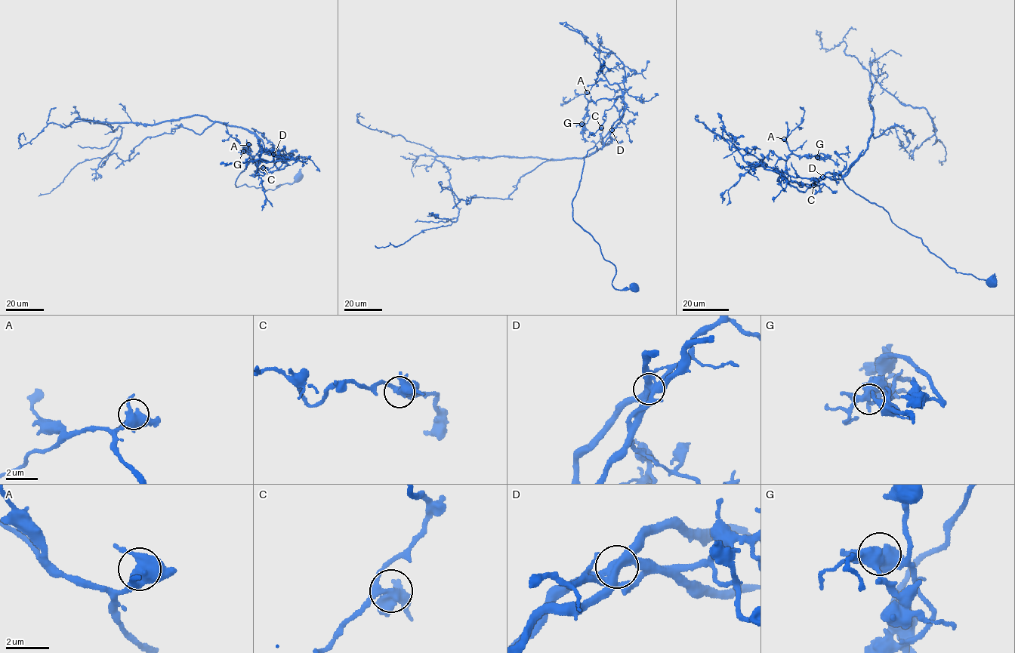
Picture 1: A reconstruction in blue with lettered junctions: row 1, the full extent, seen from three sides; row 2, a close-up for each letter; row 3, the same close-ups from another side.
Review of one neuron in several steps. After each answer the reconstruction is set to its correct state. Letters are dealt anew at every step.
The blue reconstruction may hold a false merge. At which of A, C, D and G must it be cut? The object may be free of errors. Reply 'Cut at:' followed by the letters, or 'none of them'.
Cut at: D

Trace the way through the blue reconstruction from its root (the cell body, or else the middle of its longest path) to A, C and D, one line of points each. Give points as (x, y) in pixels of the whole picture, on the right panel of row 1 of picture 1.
A: (991, 280), (947, 266), (849, 189), (847, 172), (808, 186), (777, 180), (791, 153), (784, 139)
C: (991, 280), (947, 266), (849, 189), (847, 172), (790, 176), (814, 185)
D: (991, 280), (991, 286), (947, 266), (884, 209), (849, 189), (841, 176), (847, 172), (822, 177)

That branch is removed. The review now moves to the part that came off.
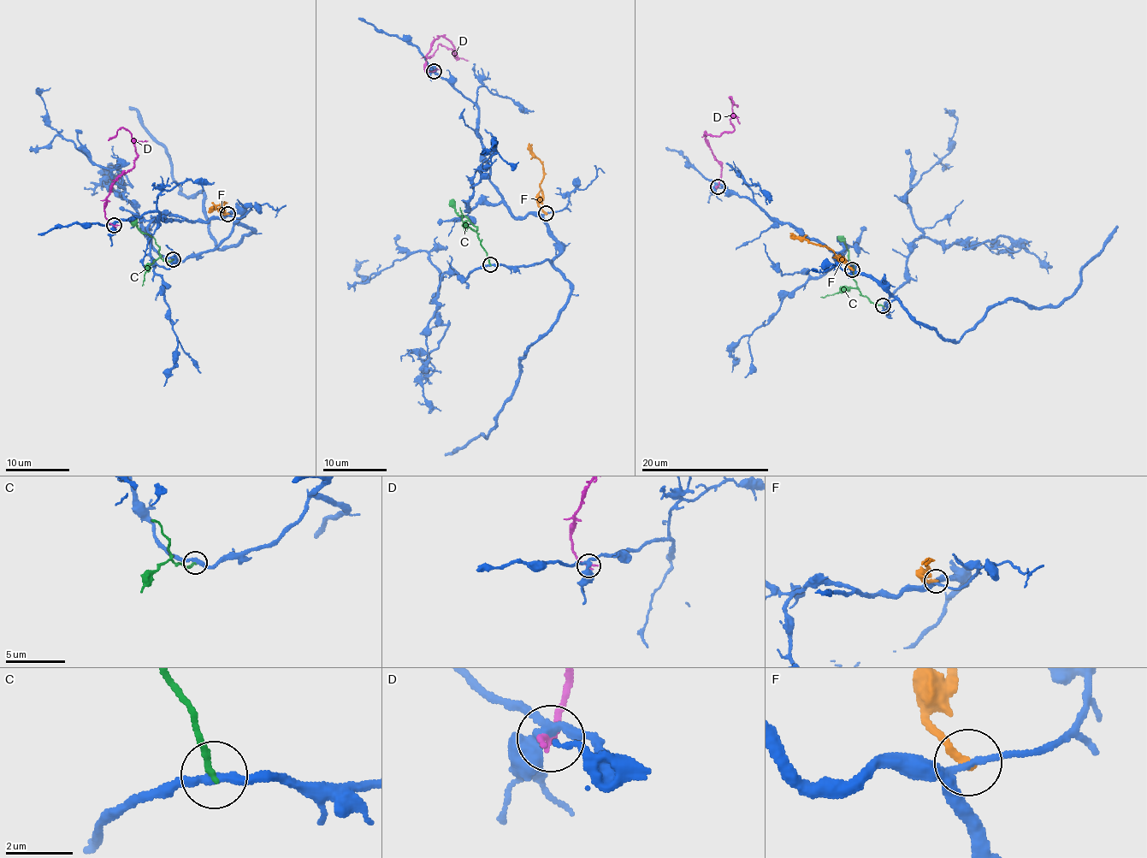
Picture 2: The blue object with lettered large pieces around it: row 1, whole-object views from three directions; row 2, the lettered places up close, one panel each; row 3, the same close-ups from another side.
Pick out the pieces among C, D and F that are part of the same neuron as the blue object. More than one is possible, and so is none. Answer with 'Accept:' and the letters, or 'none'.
Accept: none

